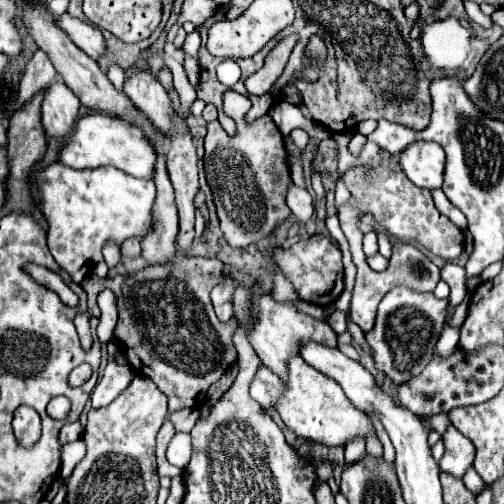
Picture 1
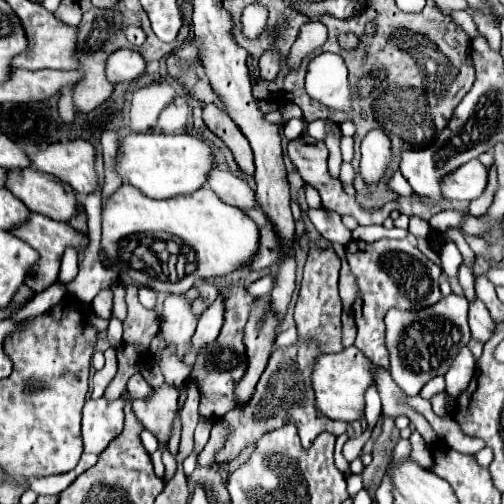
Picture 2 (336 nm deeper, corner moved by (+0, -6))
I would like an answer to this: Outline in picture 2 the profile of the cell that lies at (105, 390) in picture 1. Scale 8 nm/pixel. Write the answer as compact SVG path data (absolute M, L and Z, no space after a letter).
M108 348L104 352L104 356L106 356L104 368L94 372L94 376L92 376L92 398L100 398L104 394L104 390L108 388L108 384L112 382L112 378L116 376L116 350Z

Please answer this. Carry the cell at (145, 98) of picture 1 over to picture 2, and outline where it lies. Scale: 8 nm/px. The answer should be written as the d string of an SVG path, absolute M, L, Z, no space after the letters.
M214 166L210 170L206 186L210 186L220 200L224 200L232 206L238 206L238 208L256 206L256 198L254 198L254 192L250 190L250 186L242 178L234 176L228 170L222 170L220 166Z

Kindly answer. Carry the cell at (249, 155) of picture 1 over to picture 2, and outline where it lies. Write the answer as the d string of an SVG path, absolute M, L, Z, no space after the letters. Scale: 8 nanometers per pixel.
M206 104L204 106L204 122L210 128L210 132L214 132L234 154L234 160L238 164L238 168L246 174L246 176L254 176L254 158L252 158L252 148L248 144L248 140L244 138L244 134L240 132L240 128L228 118L226 112L222 112L216 104Z

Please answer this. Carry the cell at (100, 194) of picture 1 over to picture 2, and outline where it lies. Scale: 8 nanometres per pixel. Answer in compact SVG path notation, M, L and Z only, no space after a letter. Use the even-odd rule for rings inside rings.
M122 184L102 206L102 254L114 264L120 274L130 274L134 280L140 280L144 286L150 286L156 292L176 292L182 284L182 292L190 290L198 278L218 278L238 270L246 264L258 248L258 226L236 206L224 204L208 186L186 194L180 198L152 200L144 196L130 184ZM182 256L182 274L178 274L172 264Z

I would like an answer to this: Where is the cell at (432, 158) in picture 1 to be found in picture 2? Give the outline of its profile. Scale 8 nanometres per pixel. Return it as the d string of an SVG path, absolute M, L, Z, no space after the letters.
M470 160L464 166L456 168L452 174L446 174L446 178L440 180L440 190L446 200L470 202L484 192L486 180L488 168L478 160Z

